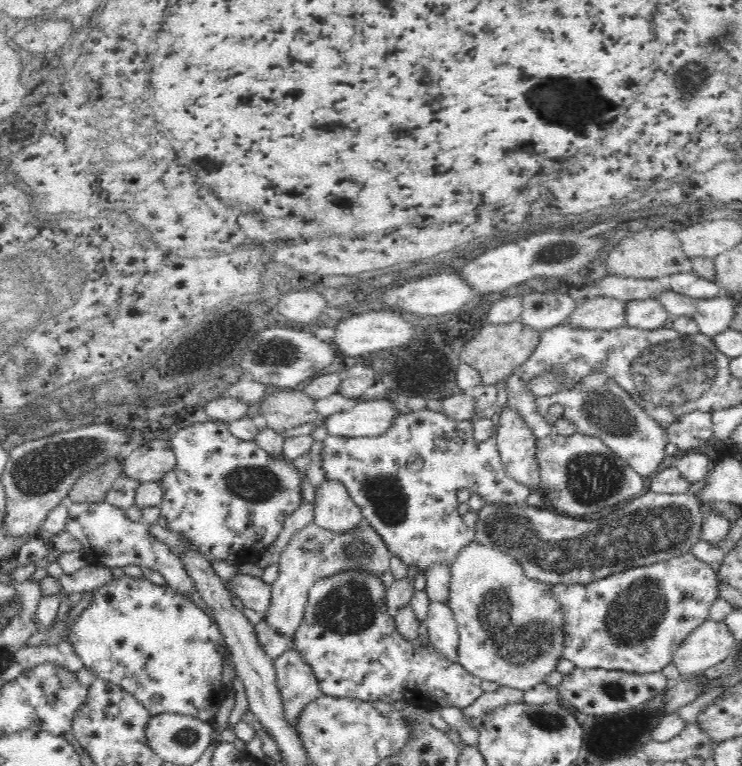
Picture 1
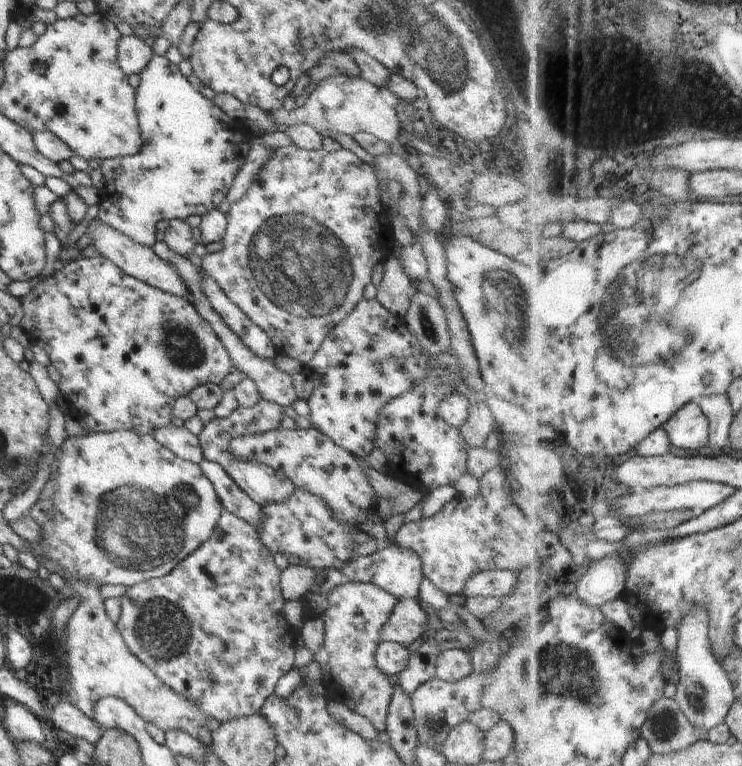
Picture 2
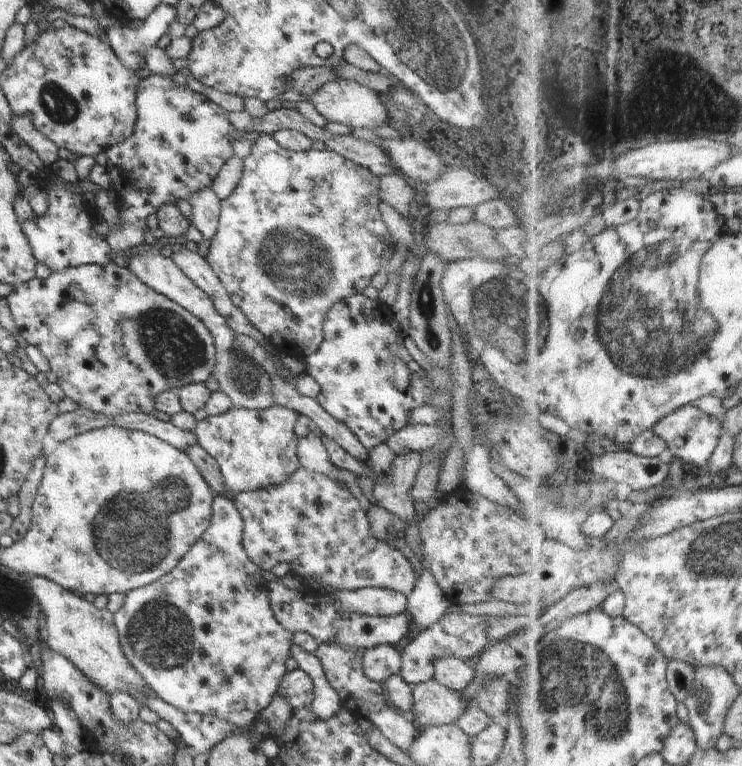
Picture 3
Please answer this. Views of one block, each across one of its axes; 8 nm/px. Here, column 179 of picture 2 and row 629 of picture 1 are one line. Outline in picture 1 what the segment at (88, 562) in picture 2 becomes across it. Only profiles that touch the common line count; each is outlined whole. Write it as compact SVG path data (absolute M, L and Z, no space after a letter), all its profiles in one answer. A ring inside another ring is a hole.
M476 540L461 551L460 556L456 556L456 560L449 564L447 602L459 632L459 663L480 681L491 680L523 692L540 684L546 676L556 671L564 648L564 611L558 599L552 595L552 585L528 578L522 565L514 558Z

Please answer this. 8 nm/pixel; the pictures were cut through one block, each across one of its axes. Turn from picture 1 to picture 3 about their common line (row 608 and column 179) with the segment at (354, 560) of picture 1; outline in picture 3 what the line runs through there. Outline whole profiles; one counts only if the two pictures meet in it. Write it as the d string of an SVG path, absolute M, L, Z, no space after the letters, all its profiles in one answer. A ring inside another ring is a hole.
M158 245L149 250L138 252L134 256L125 257L123 262L130 269L130 272L133 272L146 286L179 304L204 323L211 336L214 337L215 349L217 350L217 363L213 370L214 378L218 380L220 390L228 395L234 407L262 410L275 404L274 397L271 395L269 376L258 365L242 357L237 351L234 351L233 354L232 343L234 342L234 335L236 335L235 332L226 324L222 316L215 311L210 297L202 292L174 264L170 257L164 257L160 253Z

